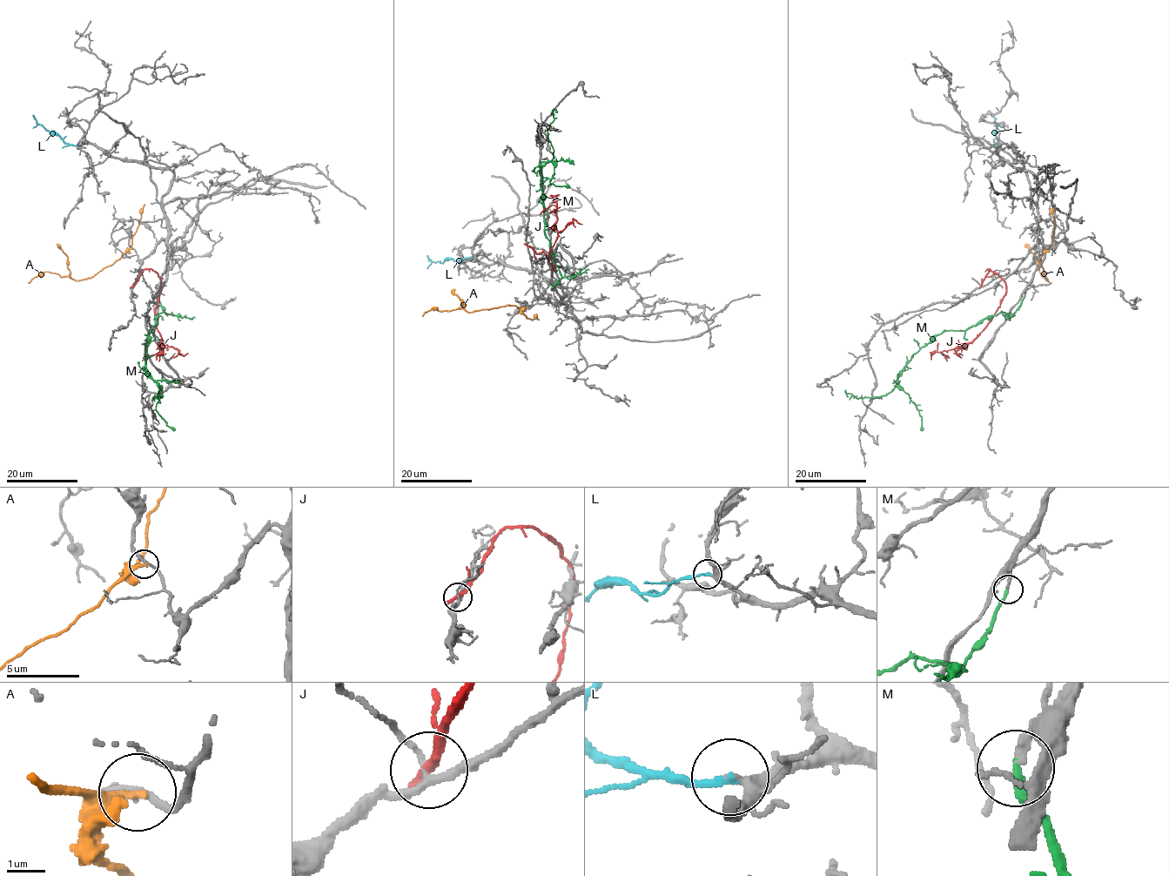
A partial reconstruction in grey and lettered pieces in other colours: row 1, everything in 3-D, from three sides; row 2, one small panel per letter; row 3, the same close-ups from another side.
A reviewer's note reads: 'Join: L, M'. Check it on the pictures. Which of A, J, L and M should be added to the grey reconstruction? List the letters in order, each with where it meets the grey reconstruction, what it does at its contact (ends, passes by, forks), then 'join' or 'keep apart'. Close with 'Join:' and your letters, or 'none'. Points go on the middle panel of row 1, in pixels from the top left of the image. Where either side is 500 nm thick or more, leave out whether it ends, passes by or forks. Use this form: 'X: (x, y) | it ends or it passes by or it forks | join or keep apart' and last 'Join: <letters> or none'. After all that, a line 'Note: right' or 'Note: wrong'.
A: (526, 307) | it ends | keep apart
J: (527, 245) | it ends | keep apart
L: (472, 257) | it ends | join
M: (550, 289) | it ends | join
Join: L, M
Note: right

